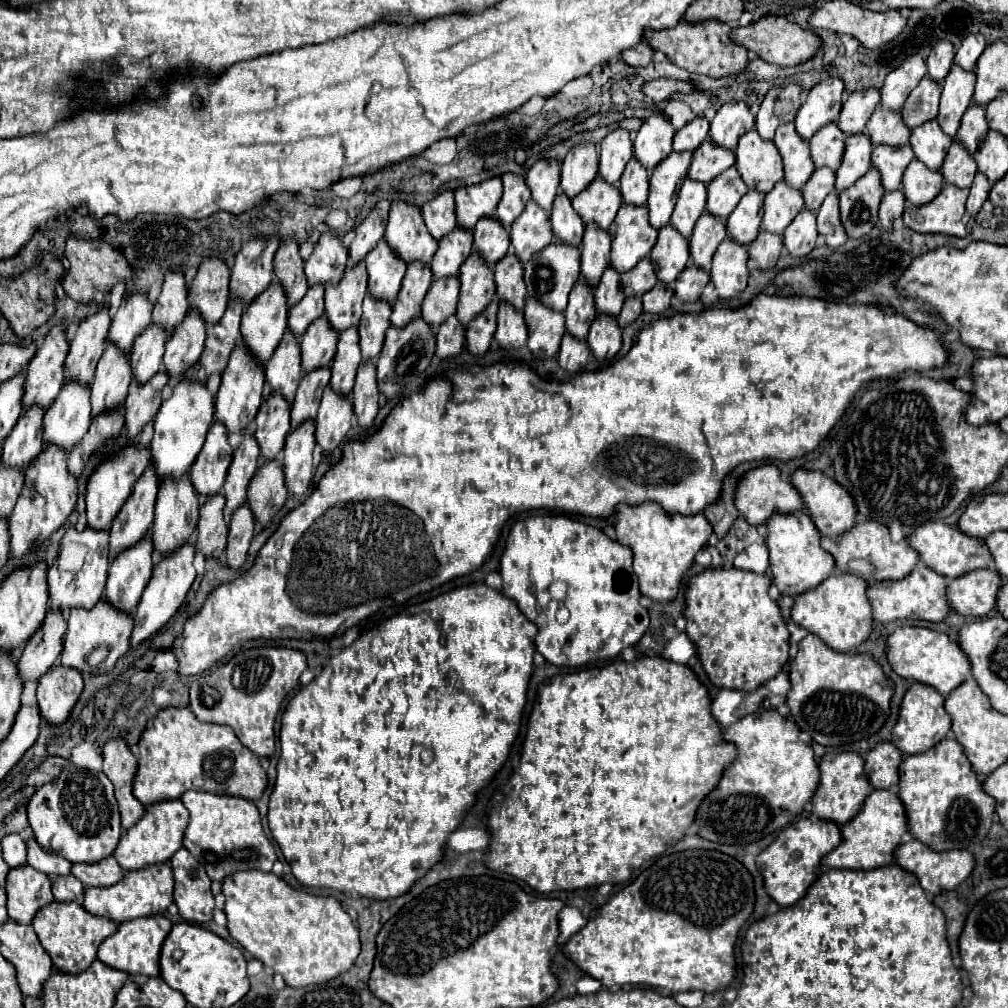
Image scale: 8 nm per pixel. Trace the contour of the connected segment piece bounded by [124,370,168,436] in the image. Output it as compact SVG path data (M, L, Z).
M160 370L152 380L146 384L138 384L138 380L132 380L126 404L124 404L124 416L126 416L126 428L130 436L138 436L144 428L144 424L158 412L162 404L162 388L168 382L168 372Z

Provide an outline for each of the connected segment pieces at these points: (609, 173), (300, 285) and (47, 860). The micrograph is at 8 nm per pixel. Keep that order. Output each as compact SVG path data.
M624 128L612 130L602 140L602 152L600 152L600 176L618 186L618 180L624 172L624 166L632 158L632 140L630 132Z
M288 238L280 242L280 248L274 258L274 278L284 286L288 304L296 304L302 300L304 292L308 290L308 284L304 274L304 260L298 254L296 240Z
M34 836L26 842L26 848L28 848L28 864L44 874L48 874L50 878L56 878L56 876L68 876L70 874L70 862L64 860L60 854L54 854L54 852L44 852L38 842L34 840Z

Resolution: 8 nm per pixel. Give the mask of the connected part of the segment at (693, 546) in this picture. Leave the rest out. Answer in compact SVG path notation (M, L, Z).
M642 502L638 506L620 504L616 508L616 540L632 550L632 566L638 576L642 596L656 602L670 602L680 590L680 580L694 562L694 556L706 548L712 526L704 514L668 514L656 502Z

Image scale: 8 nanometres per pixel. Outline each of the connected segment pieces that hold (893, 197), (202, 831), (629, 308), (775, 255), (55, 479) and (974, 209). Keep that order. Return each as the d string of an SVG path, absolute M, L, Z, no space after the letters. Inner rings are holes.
M902 190L886 192L882 202L880 202L880 224L882 224L882 228L890 230L894 220L902 216L904 206L906 206L906 198L904 198Z
M198 790L184 792L180 800L190 812L182 846L206 868L210 880L222 882L228 872L240 870L272 870L272 864L276 862L276 850L262 830L260 814L254 802L238 796L208 794Z
M636 296L626 298L624 308L622 308L622 312L618 314L618 324L620 324L620 328L626 328L626 326L628 326L630 322L634 322L640 314L642 314L642 300L636 298Z
M762 230L758 238L748 246L748 252L750 252L750 258L756 260L760 270L772 270L780 258L782 248L784 248L782 236Z
M46 444L44 450L30 462L26 470L24 488L8 518L12 554L16 556L28 554L32 546L36 546L36 542L46 540L52 532L56 532L74 510L78 488L76 488L76 478L68 472L66 460L68 460L68 454L60 446Z
M978 172L974 182L972 182L972 186L970 186L970 196L968 196L968 202L966 202L966 210L972 216L976 216L980 212L982 204L988 200L990 188L992 188L992 184L988 182L988 178L982 172Z

